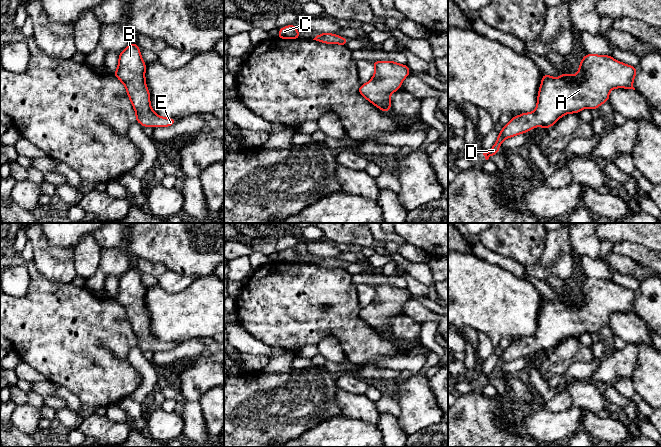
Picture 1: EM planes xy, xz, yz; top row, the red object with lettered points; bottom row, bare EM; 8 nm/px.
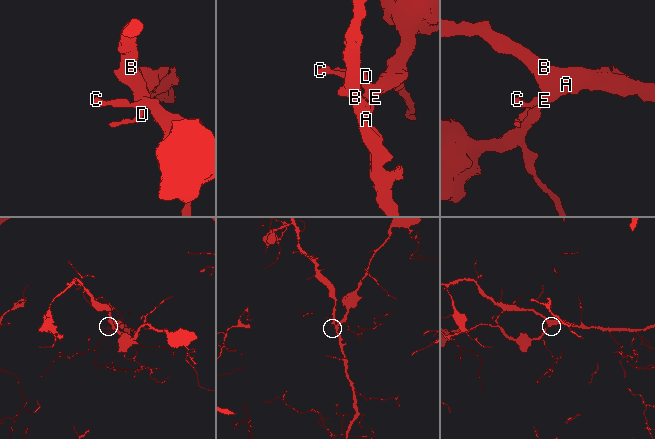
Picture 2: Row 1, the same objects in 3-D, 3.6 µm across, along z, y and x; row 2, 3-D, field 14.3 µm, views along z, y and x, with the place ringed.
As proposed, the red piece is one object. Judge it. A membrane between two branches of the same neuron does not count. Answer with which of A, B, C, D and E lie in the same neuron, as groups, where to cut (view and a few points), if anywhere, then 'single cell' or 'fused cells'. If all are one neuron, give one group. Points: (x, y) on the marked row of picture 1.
groups A B C D E; cut none; single cell

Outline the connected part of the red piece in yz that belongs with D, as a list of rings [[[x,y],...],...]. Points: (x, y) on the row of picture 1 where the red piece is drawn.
[[[586,54],[577,70],[578,74],[576,76],[560,72],[560,78],[553,78],[543,72],[535,111],[533,113],[521,113],[519,116],[512,117],[510,122],[503,126],[493,147],[488,152],[483,153],[485,159],[488,160],[490,156],[498,154],[499,147],[506,138],[526,133],[536,126],[549,129],[563,115],[569,113],[578,114],[583,108],[598,109],[602,103],[609,102],[611,89],[627,88],[635,90],[633,81],[637,68],[617,61],[610,55]]]

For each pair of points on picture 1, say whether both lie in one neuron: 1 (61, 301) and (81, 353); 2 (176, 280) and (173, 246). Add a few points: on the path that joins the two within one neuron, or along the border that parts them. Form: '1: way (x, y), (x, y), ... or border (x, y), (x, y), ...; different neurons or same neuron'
1: way (61, 314), (61, 325), (76, 340); same neuron
2: border (168, 269), (196, 277); different neurons

